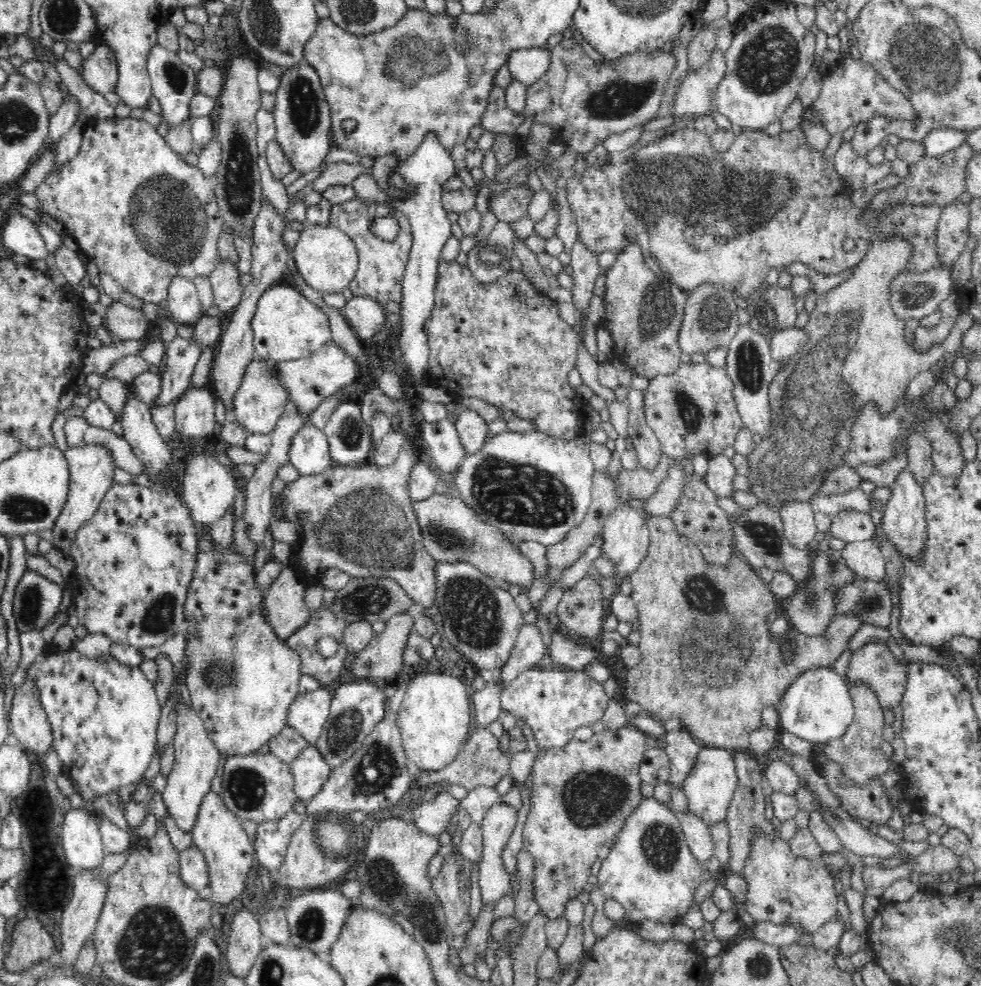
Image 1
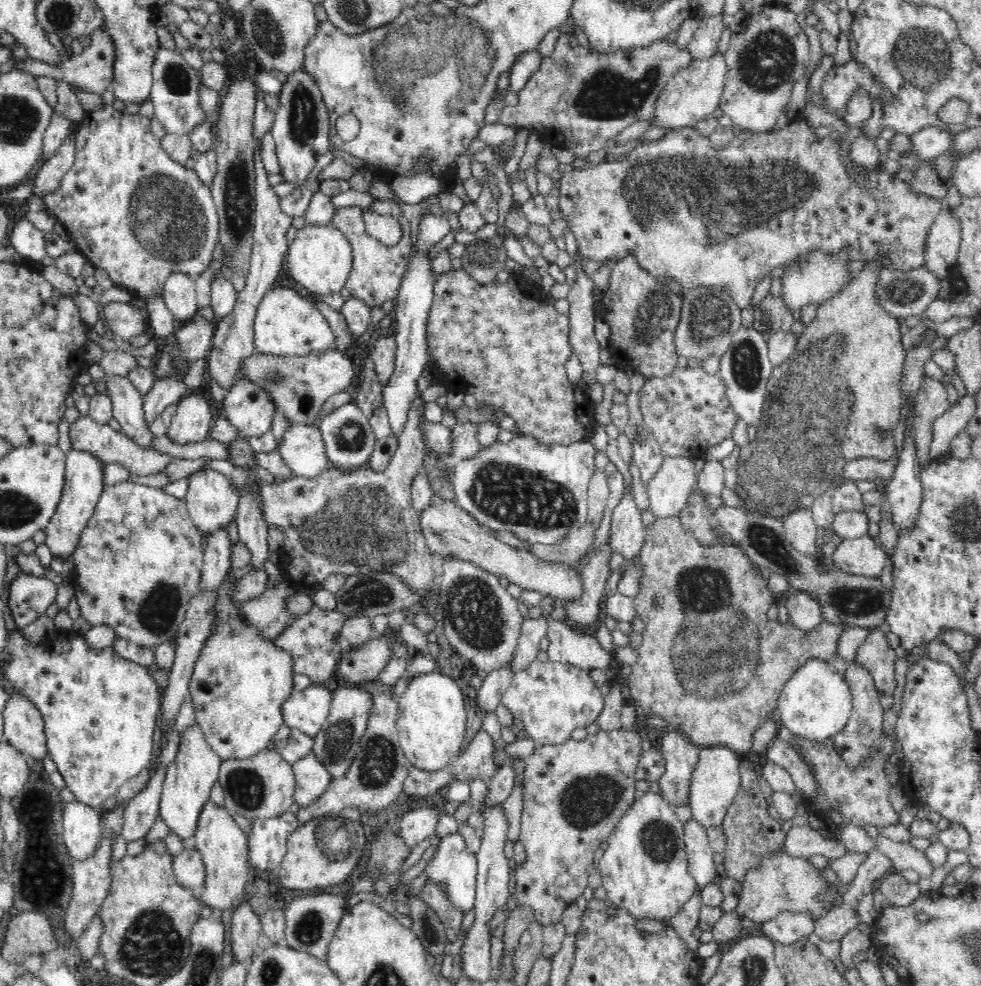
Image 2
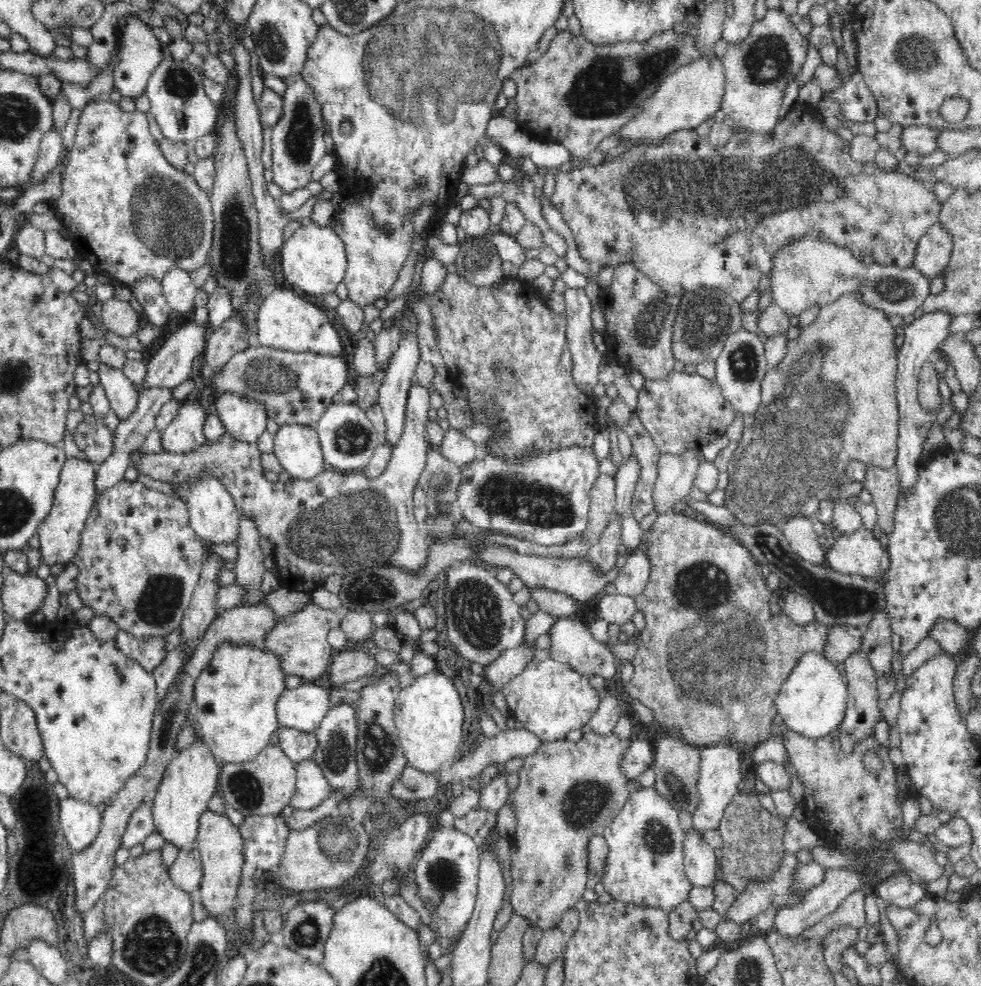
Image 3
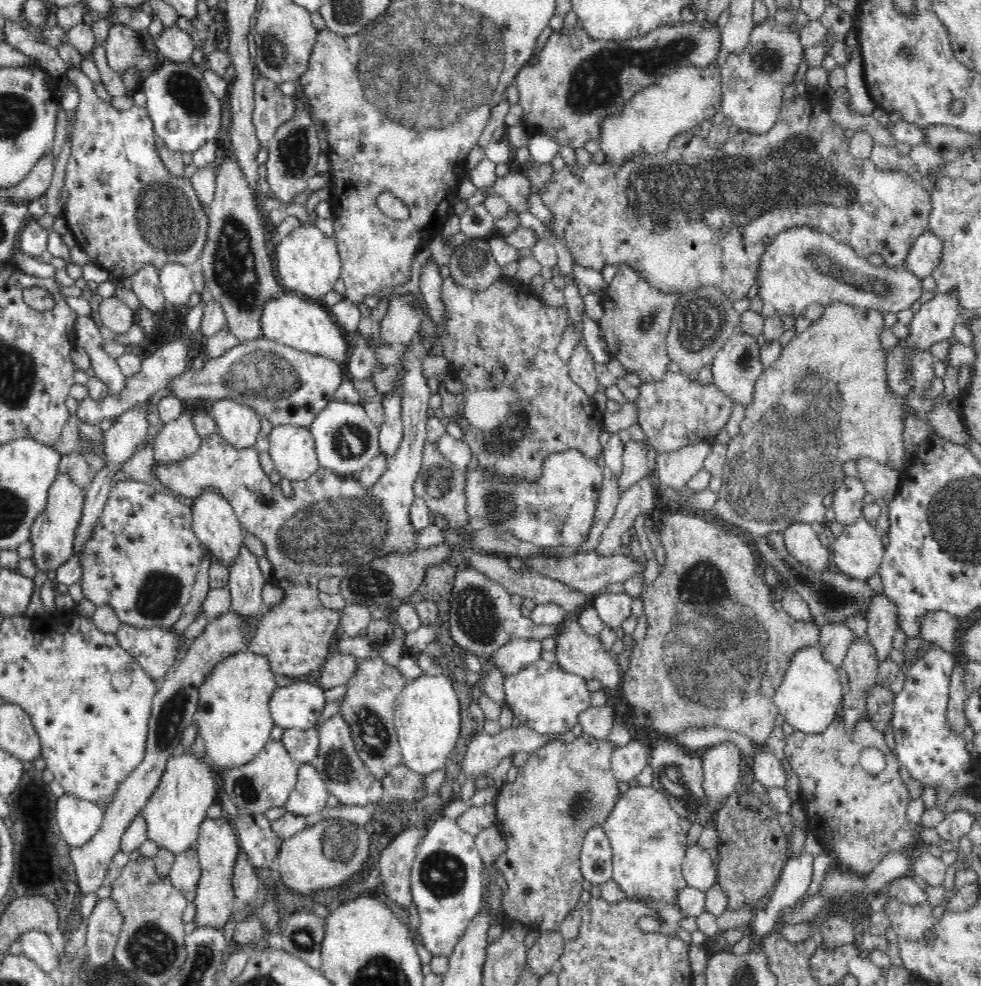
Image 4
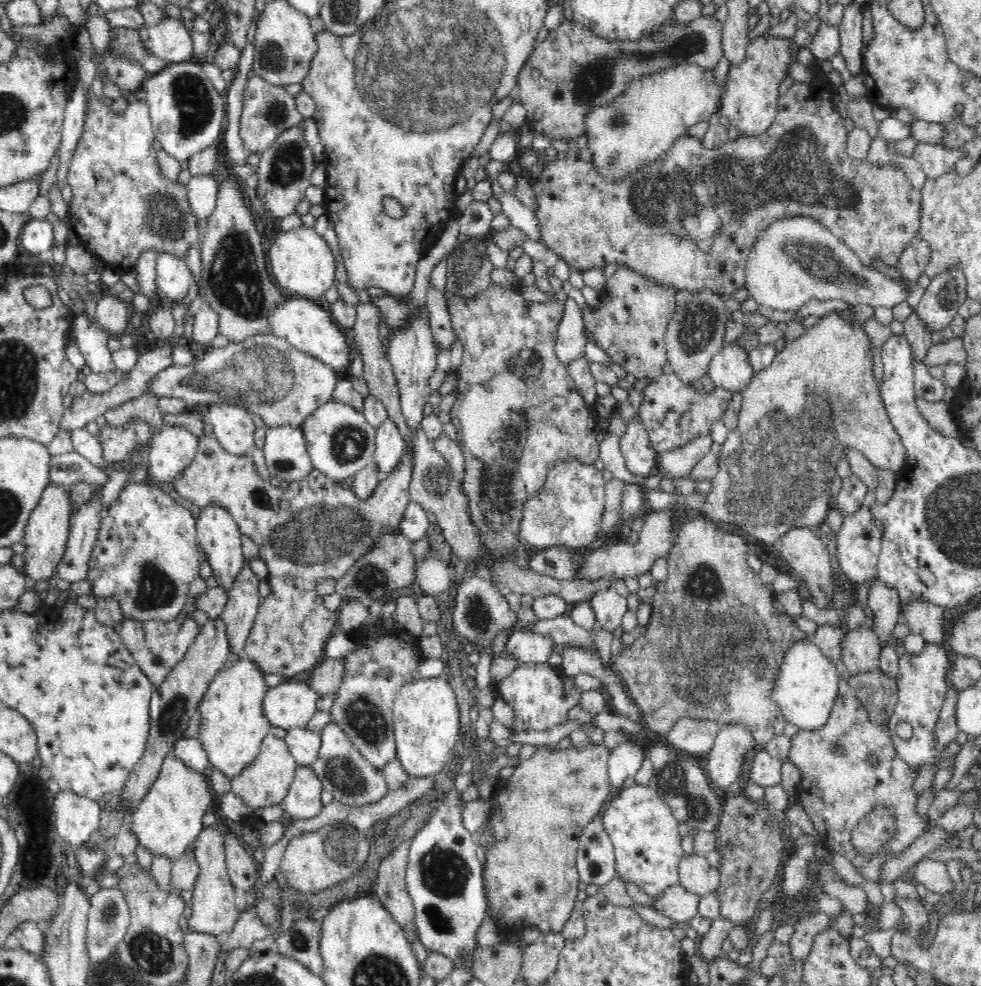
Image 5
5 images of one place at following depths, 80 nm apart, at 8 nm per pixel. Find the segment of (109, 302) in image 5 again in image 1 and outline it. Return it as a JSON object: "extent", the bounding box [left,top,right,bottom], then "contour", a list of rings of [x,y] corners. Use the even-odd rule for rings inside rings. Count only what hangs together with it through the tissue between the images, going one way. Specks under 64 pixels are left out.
{"extent":[103,301,149,341],"contour":[[[112,301],[103,314],[106,329],[120,341],[141,340],[146,336],[149,321],[142,309]]]}

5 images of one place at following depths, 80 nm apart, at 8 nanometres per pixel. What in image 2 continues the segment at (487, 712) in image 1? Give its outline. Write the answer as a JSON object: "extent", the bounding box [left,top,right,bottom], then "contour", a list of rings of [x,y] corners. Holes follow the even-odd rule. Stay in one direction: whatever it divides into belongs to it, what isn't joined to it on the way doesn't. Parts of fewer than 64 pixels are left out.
{"extent":[477,662,514,712],"contour":[[[509,662],[488,673],[477,690],[477,706],[481,712],[496,712],[498,704],[501,703],[501,696],[510,686],[513,676],[514,672],[511,671]]]}

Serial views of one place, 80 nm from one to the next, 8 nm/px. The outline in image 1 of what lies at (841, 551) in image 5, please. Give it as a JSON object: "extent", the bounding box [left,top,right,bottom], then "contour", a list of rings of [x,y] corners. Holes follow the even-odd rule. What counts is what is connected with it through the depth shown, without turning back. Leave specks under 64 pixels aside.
{"extent":[841,539,886,582],"contour":[[[872,539],[848,542],[841,553],[844,562],[856,576],[876,582],[884,580],[886,557],[880,545]]]}

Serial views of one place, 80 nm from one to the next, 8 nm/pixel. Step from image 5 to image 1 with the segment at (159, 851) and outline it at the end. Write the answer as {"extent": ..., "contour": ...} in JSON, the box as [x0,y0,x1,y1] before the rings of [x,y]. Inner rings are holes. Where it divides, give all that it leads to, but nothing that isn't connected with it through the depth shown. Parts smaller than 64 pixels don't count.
{"extent":[162,700,219,834],"contour":[[[181,700],[175,711],[177,712],[177,731],[173,738],[174,762],[167,777],[166,786],[163,788],[162,799],[168,813],[176,821],[176,825],[188,834],[192,832],[196,824],[204,796],[211,791],[210,782],[218,772],[219,752],[208,737],[204,721],[200,720],[198,713],[193,712],[193,709]]]}

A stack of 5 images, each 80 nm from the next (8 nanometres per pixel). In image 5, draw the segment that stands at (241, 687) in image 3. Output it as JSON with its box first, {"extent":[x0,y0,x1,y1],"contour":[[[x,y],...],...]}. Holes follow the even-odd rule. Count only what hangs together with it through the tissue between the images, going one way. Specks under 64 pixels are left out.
{"extent":[199,656,270,779],"contour":[[[242,656],[231,663],[227,662],[211,680],[204,696],[199,704],[200,725],[199,739],[208,755],[210,764],[223,772],[229,779],[243,772],[247,766],[250,766],[256,755],[260,752],[262,743],[270,730],[270,721],[264,717],[264,694],[269,686],[264,679],[265,672],[254,663],[248,660],[248,657]]]}

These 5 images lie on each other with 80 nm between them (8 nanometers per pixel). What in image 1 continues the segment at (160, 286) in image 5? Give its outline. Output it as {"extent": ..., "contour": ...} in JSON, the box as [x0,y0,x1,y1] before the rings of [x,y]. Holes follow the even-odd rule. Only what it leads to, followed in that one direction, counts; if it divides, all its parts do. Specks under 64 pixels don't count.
{"extent":[166,274,204,324],"contour":[[[180,274],[172,278],[166,299],[168,310],[177,324],[194,324],[204,314],[204,308],[198,299],[194,283]]]}

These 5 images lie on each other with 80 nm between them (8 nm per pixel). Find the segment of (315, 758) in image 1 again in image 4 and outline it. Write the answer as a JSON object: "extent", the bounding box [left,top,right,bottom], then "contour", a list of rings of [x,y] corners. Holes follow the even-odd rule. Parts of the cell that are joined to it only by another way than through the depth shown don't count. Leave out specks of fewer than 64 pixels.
{"extent":[285,763,328,818],"contour":[[[301,763],[297,781],[285,803],[287,813],[300,817],[316,818],[328,800],[328,789],[320,772],[312,763]]]}

